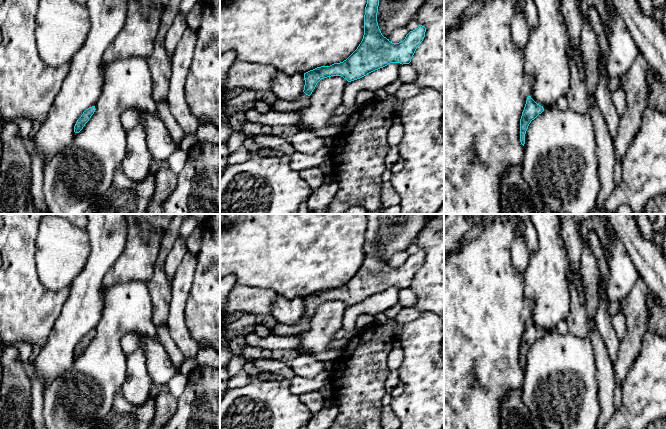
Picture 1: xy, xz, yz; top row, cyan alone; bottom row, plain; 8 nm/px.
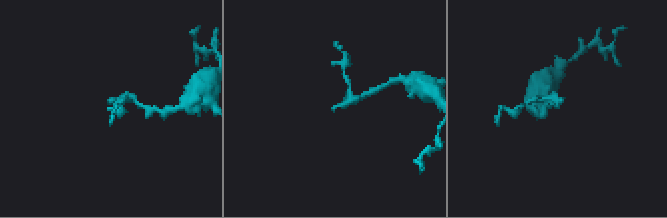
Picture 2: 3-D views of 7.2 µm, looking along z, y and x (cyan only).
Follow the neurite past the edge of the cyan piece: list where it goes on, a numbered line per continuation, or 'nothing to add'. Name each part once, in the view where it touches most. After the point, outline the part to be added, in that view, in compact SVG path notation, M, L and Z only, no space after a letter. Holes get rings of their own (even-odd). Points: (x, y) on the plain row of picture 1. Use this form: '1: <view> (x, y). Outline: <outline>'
1: xz (302, 325). Outline: M304 316L294 325L286 325L282 323L277 323L274 328L272 328L271 334L276 336L291 336L301 334L309 328L310 320L306 319Z

